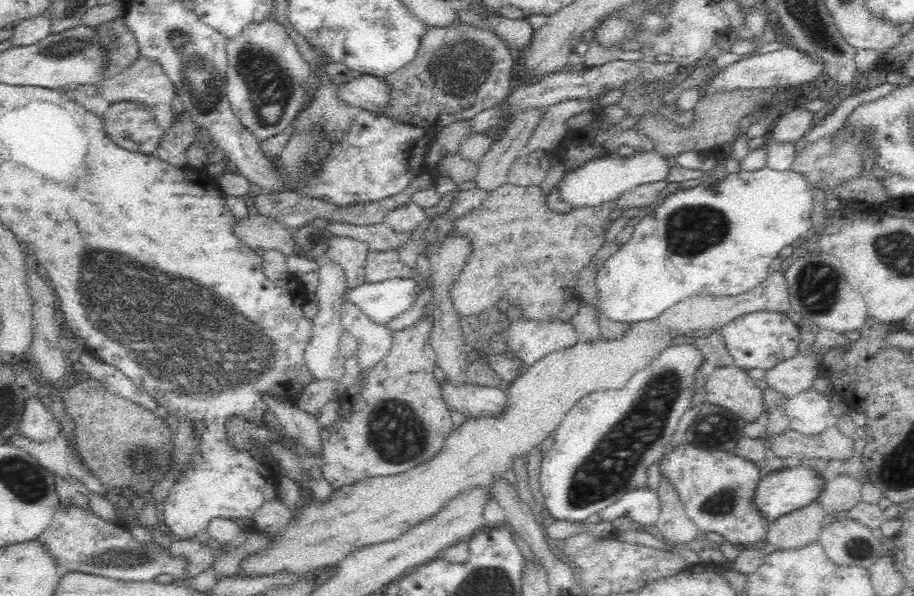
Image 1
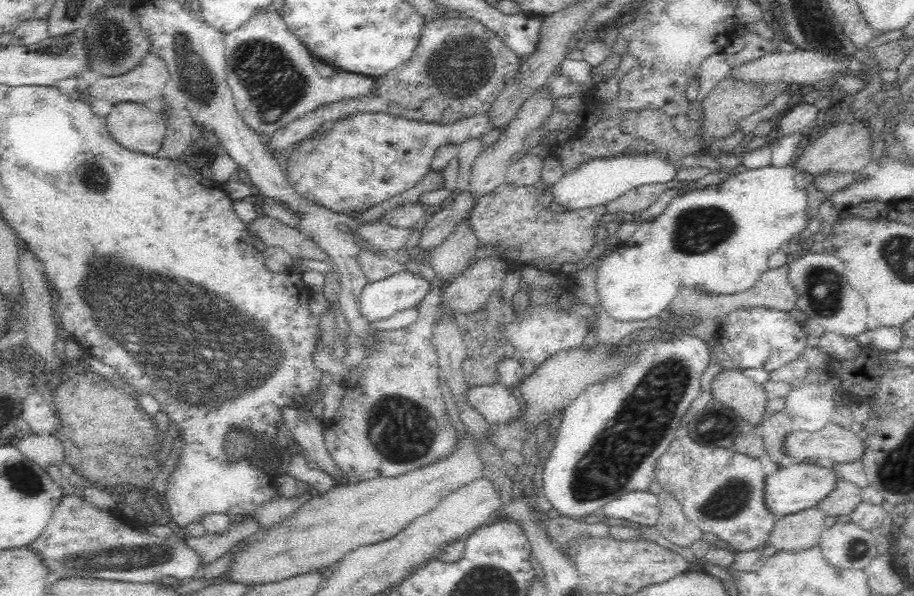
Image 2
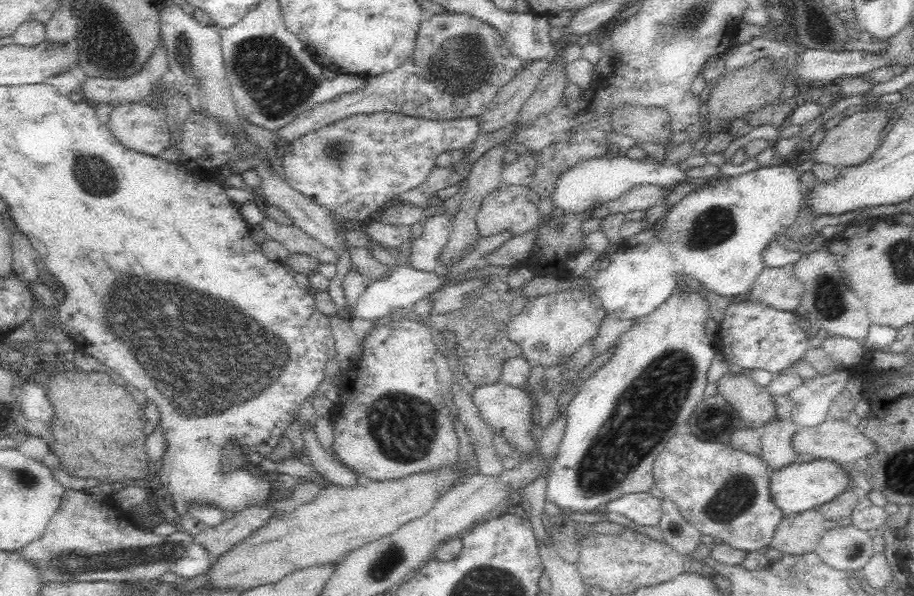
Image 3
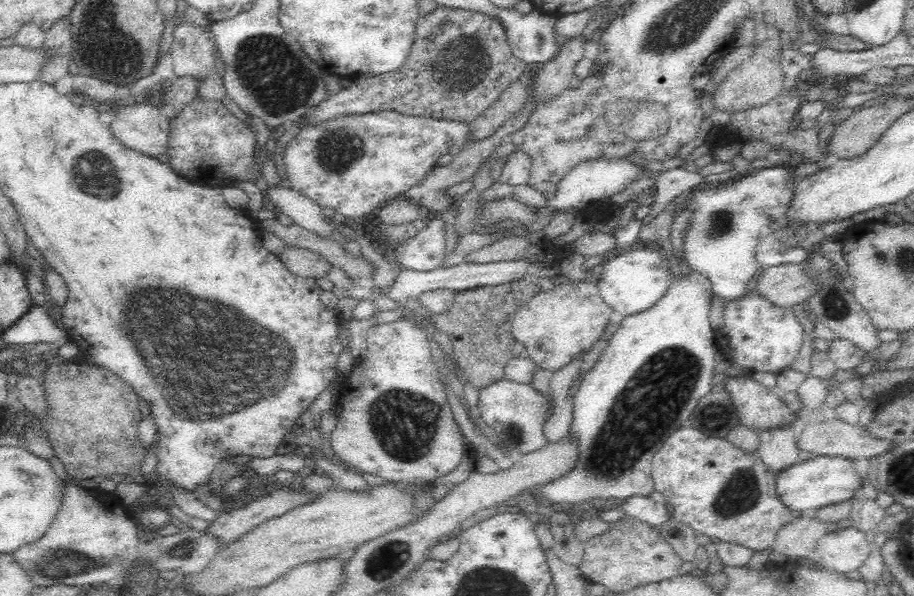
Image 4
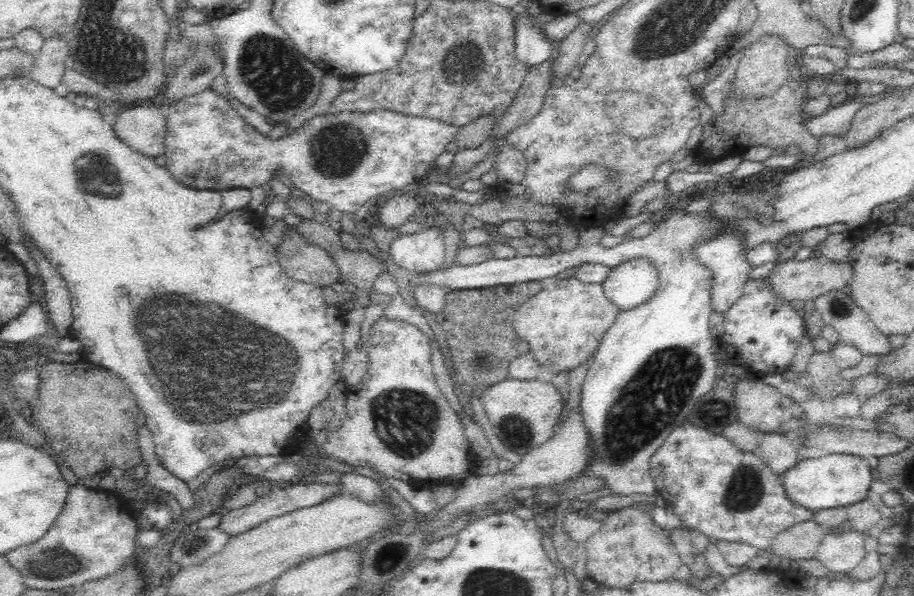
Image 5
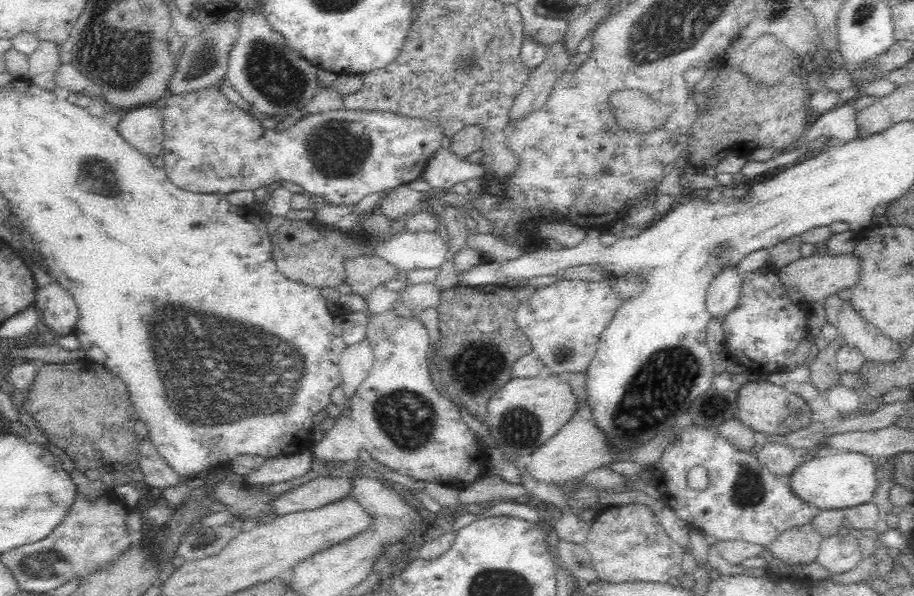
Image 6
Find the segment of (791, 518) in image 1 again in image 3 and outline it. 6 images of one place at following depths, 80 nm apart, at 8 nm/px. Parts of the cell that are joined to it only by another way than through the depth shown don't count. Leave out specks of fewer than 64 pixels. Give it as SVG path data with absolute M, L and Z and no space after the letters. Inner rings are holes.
M816 509L784 515L776 526L770 547L788 555L812 552L827 530L824 521L825 518Z

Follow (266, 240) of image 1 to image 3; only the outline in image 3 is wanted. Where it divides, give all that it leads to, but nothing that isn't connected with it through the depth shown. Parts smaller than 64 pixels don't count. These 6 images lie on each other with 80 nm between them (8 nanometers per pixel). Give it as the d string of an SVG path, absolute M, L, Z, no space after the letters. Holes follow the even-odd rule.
M265 217L258 226L264 230L266 238L284 245L290 255L305 254L314 257L319 262L336 263L338 261L339 256L336 251L320 244L294 224L283 225Z

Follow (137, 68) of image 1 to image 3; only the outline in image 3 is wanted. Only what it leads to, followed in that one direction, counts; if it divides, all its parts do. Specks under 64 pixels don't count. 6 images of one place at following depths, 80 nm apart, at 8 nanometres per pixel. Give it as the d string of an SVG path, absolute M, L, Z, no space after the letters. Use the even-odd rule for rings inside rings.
M159 44L142 64L140 73L122 79L91 77L78 89L90 103L139 103L145 96L150 96L154 88L161 89L168 66L166 49Z

